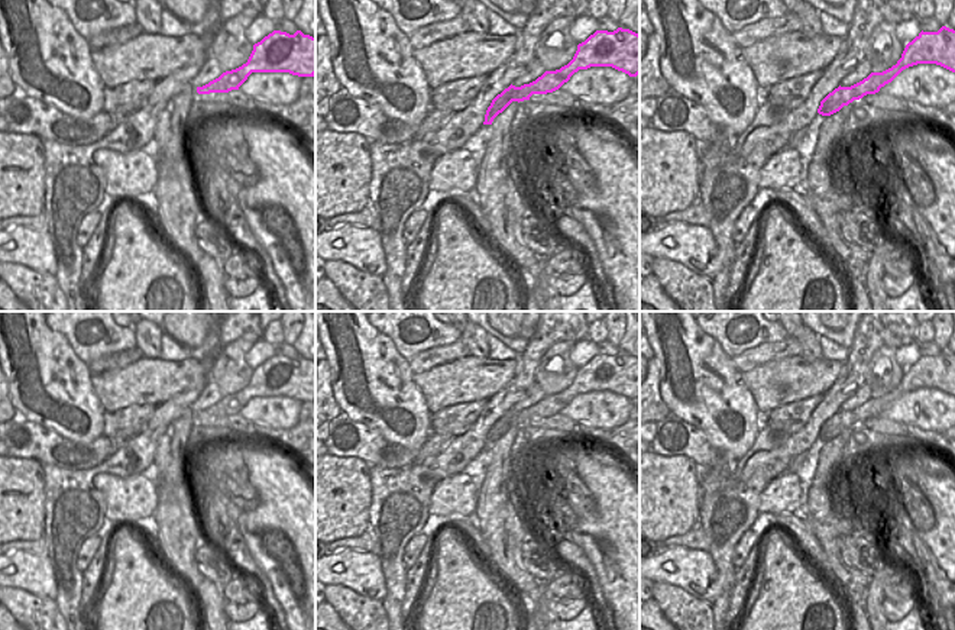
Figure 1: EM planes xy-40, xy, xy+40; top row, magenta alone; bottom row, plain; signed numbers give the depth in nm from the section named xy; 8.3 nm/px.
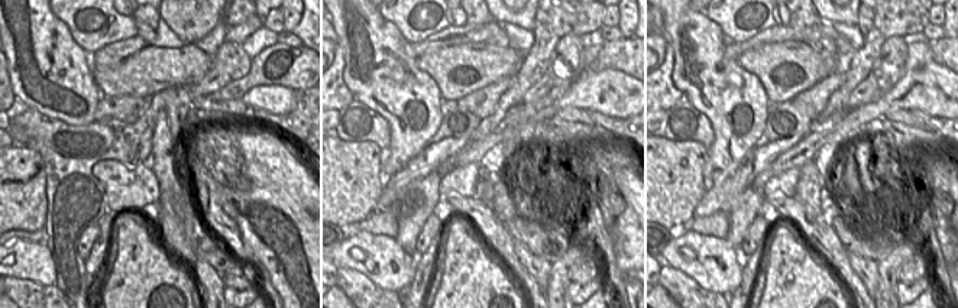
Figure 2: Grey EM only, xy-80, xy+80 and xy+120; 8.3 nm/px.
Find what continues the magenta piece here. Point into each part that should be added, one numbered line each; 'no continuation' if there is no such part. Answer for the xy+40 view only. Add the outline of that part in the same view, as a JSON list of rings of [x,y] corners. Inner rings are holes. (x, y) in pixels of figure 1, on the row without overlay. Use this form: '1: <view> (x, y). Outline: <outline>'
no continuation

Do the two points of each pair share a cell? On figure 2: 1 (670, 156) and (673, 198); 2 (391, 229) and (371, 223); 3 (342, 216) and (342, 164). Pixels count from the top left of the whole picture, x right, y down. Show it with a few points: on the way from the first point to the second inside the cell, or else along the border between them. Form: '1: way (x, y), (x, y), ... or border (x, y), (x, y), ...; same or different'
1: way (670, 167), (673, 188); same
2: way (387, 224), (375, 223); same
3: way (342, 203), (342, 177); same

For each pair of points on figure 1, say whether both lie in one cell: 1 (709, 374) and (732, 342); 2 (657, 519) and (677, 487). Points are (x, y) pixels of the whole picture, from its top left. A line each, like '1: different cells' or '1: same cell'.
1: different cells
2: same cell

